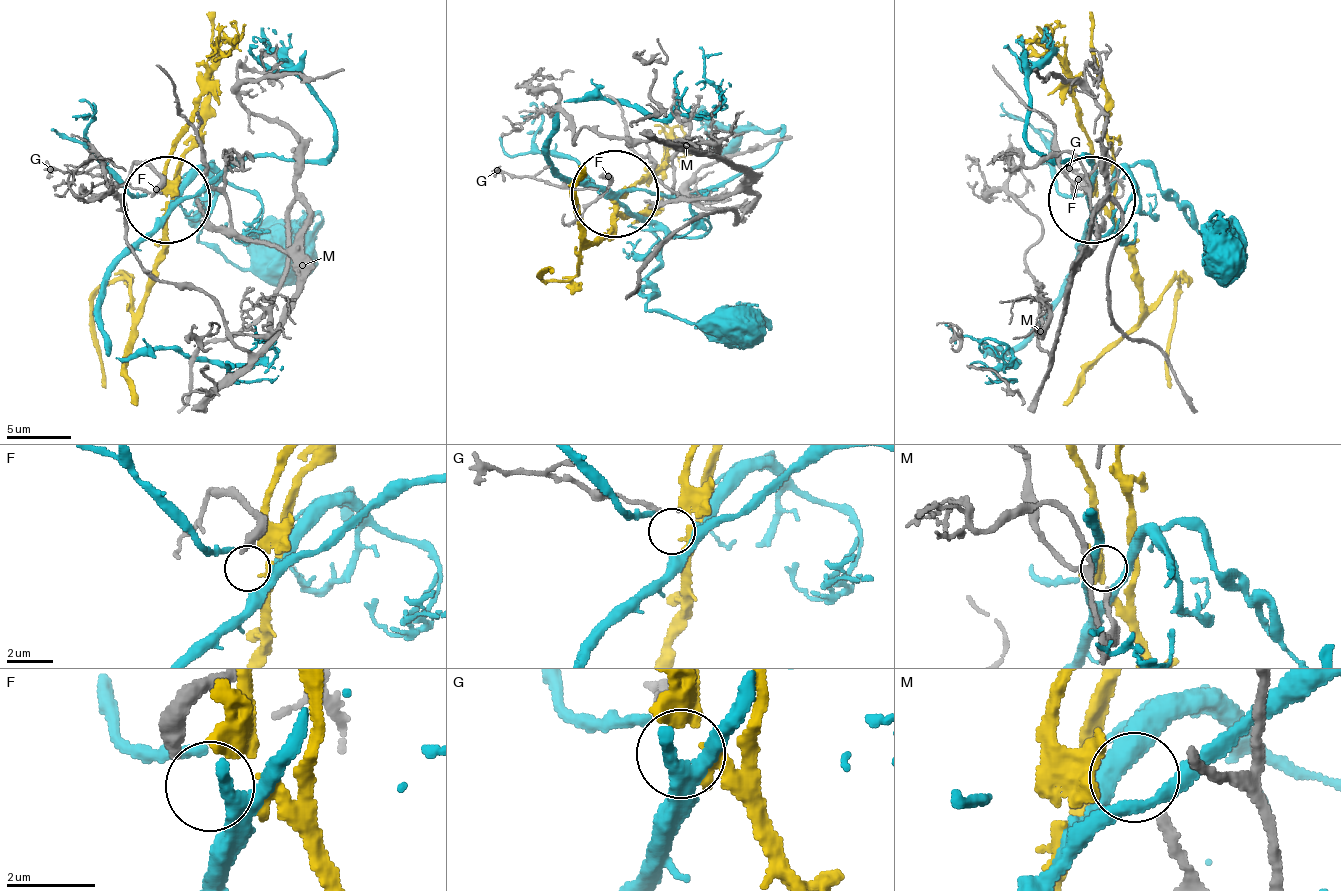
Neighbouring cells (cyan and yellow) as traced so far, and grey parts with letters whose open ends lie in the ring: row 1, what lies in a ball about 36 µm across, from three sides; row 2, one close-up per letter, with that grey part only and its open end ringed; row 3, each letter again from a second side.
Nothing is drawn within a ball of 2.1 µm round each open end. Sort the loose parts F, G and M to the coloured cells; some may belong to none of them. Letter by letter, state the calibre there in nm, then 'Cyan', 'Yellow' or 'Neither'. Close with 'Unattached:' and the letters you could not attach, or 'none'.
F: Thickness 340 nm. Cyan
G: Thickness 90 nm. Yellow
M: Thickness 240 nm. Neither
Unattached: M

